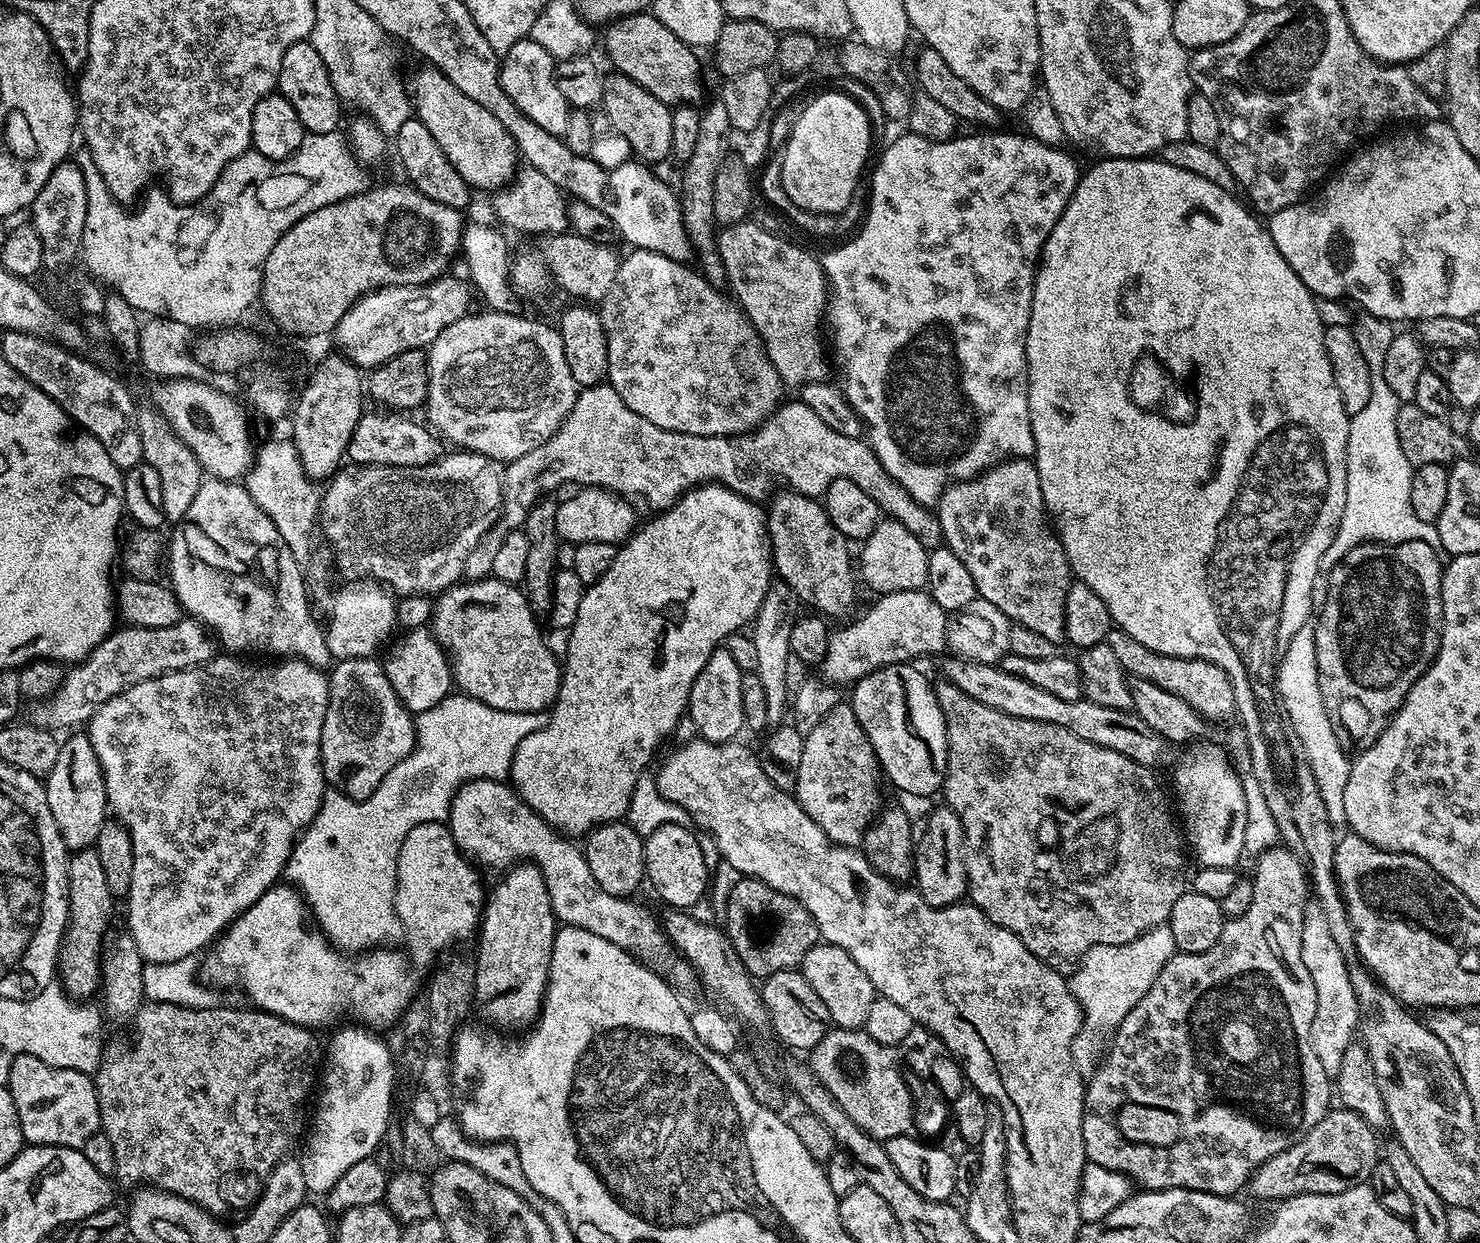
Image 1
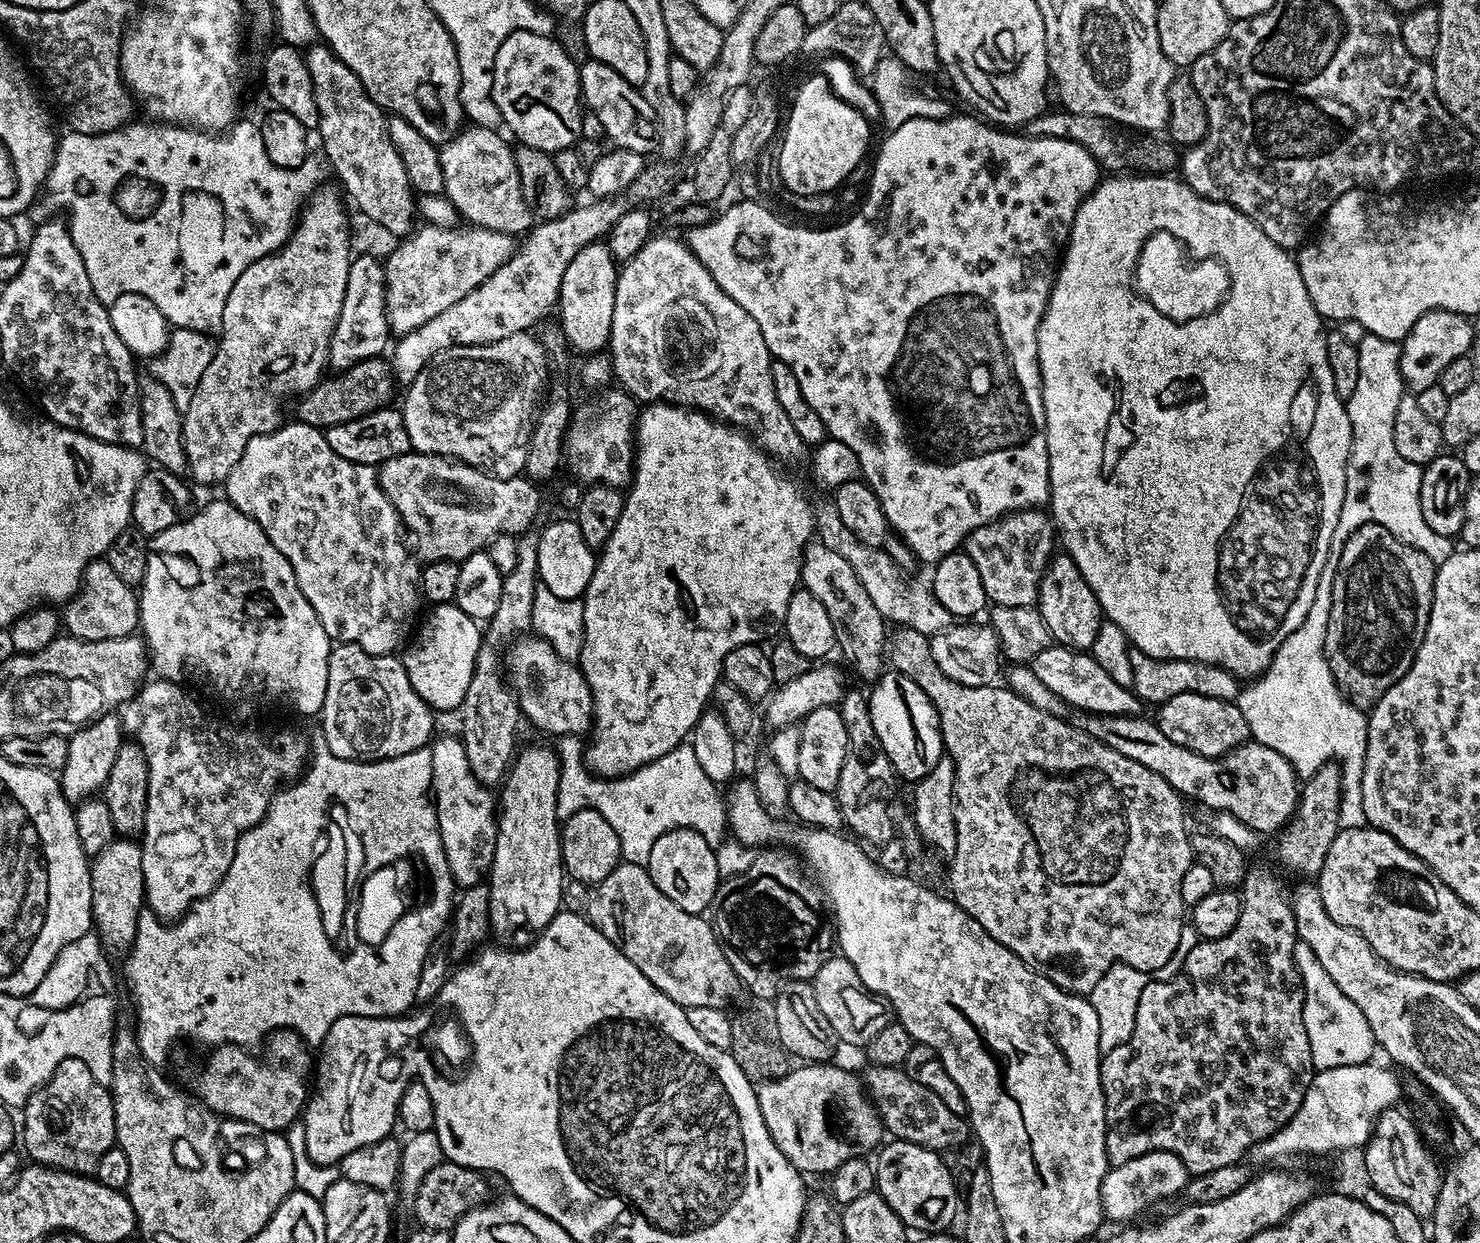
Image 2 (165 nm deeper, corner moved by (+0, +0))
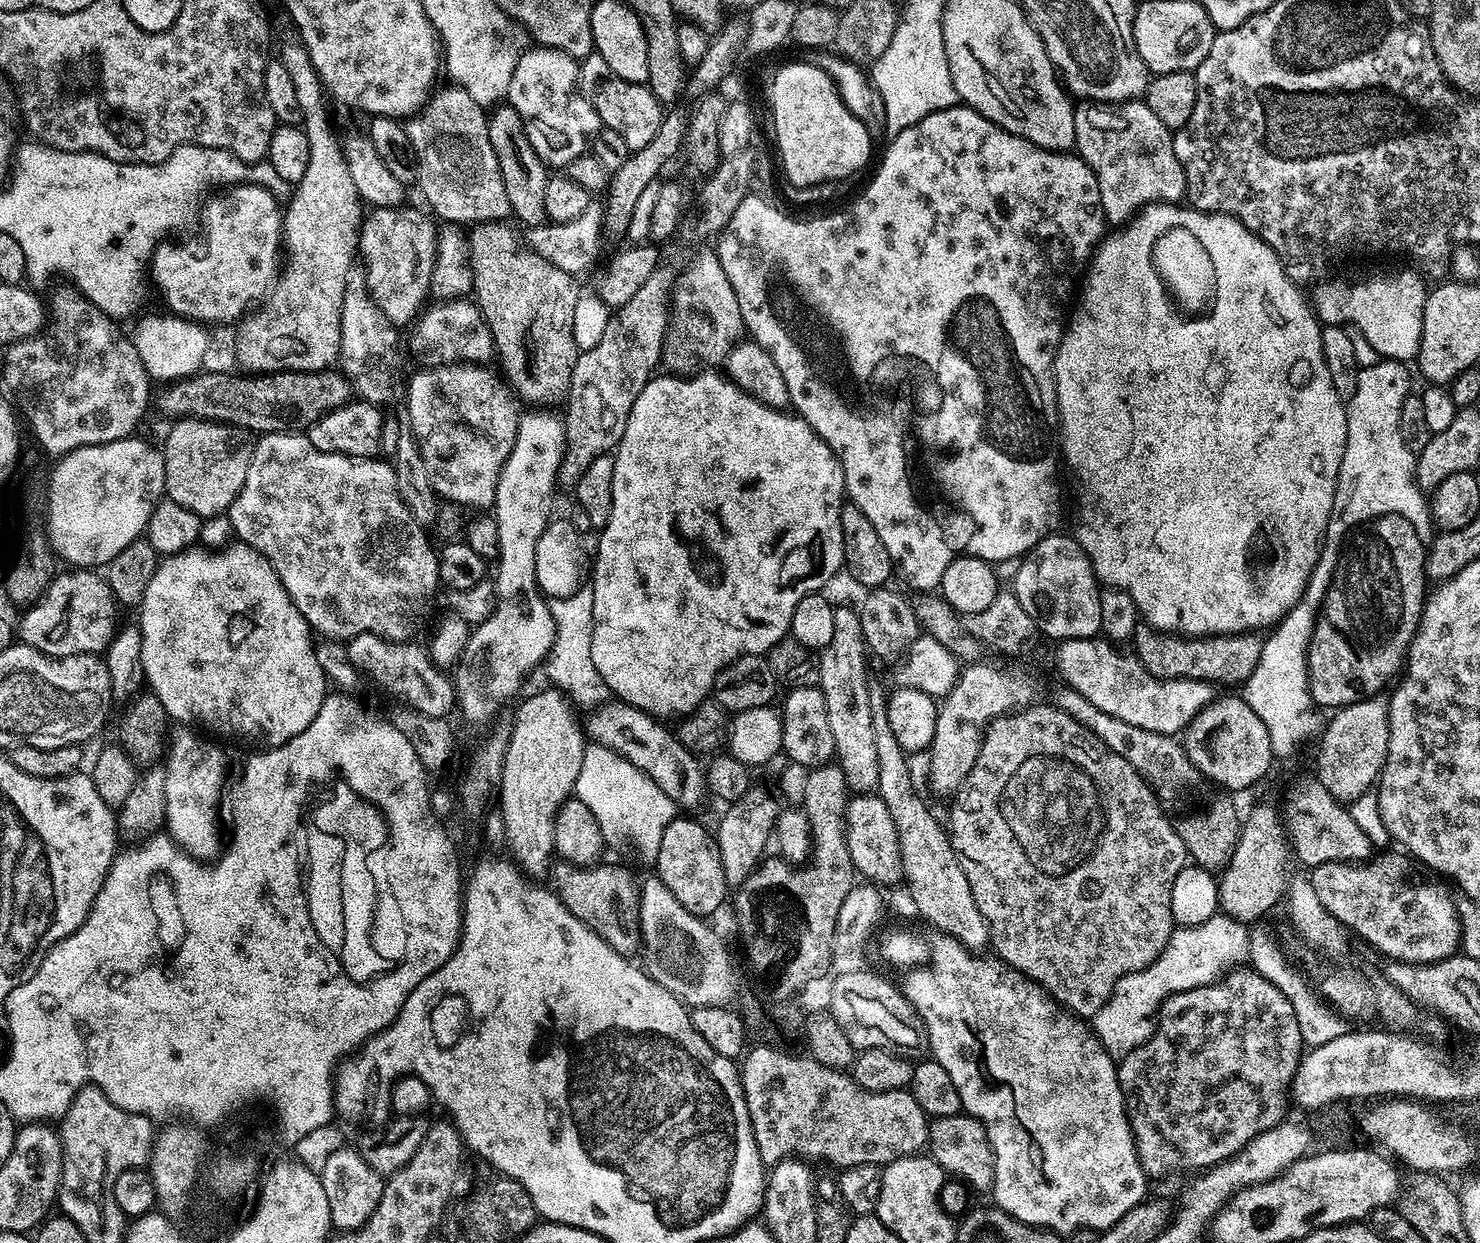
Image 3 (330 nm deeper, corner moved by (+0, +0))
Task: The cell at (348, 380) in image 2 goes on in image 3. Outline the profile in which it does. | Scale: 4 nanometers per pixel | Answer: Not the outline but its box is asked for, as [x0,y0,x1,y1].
[160,370,353,434]

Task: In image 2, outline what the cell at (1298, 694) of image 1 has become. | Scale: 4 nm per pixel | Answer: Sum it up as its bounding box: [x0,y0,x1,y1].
[1234,335,1454,828]

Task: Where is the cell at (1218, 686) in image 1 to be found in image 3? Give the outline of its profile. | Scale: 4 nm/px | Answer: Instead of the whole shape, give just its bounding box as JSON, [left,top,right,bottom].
[1134,622,1262,686]

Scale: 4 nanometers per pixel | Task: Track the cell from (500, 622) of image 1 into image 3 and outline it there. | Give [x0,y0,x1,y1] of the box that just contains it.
[586,702,706,806]

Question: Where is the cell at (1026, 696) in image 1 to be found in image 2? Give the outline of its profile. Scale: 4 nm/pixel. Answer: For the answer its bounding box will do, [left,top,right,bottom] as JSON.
[1078,715,1301,833]

